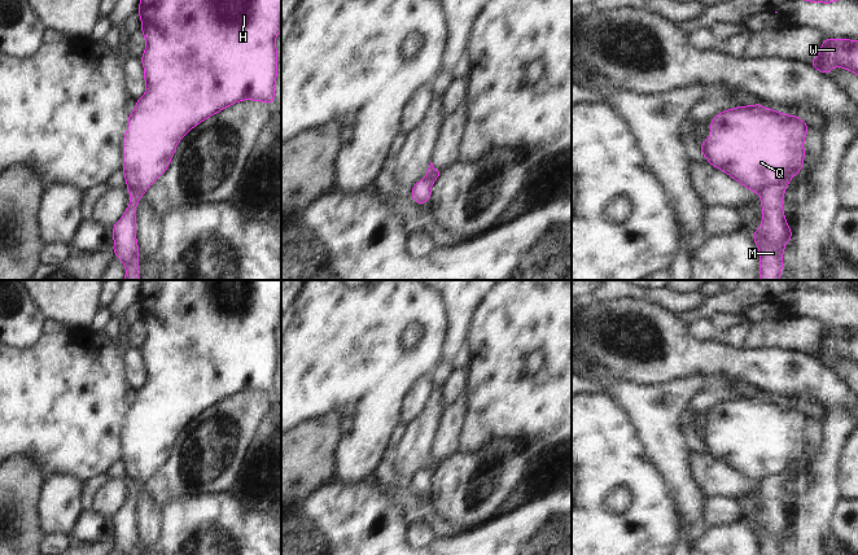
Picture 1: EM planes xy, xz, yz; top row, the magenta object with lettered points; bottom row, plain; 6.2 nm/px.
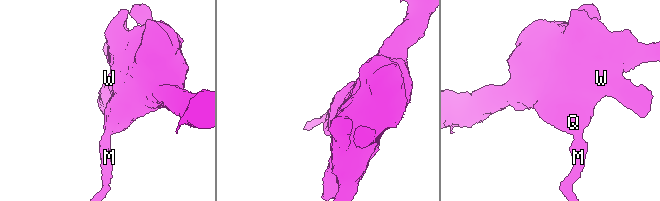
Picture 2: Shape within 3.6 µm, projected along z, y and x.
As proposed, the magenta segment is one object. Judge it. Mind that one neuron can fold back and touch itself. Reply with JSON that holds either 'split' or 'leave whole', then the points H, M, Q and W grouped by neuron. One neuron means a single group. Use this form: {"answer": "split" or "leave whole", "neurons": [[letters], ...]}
{"answer": "split", "neurons": [["H", "Q", "W"], ["M"]]}

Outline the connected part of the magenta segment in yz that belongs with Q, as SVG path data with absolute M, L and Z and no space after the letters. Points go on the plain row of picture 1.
M761 394L718 403L710 411L710 427L700 436L709 455L725 462L741 476L762 484L771 476L788 476L804 458L804 431L810 418L797 406L787 406Z

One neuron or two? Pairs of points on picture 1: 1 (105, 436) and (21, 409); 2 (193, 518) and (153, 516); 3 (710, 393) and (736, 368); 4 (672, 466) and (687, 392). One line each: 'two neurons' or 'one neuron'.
1: one neuron
2: two neurons
3: two neurons
4: one neuron

